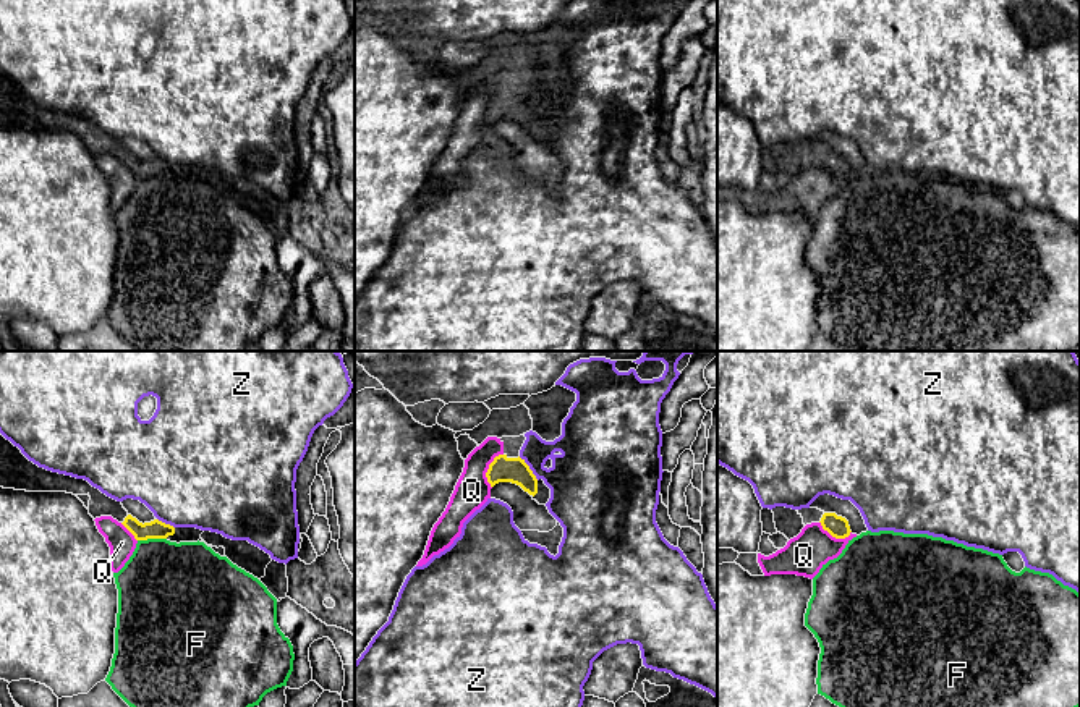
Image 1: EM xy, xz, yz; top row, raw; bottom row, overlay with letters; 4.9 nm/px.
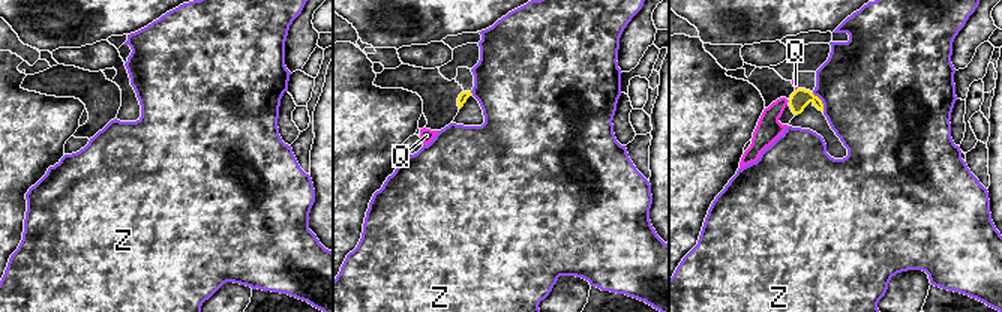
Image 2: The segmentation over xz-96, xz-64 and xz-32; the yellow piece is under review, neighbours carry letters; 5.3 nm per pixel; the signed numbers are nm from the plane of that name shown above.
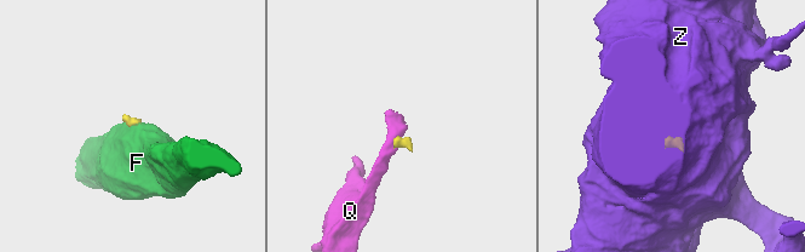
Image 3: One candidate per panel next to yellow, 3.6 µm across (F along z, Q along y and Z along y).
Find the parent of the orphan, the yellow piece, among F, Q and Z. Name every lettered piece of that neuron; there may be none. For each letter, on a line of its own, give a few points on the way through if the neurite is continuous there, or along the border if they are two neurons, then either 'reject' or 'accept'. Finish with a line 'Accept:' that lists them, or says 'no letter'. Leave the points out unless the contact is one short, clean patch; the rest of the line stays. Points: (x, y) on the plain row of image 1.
F: along xy (165, 175), (138, 178) | reject
Q: along xz (502, 91), (494, 96), (486, 110), (486, 118), (491, 125) | reject
Z: along xz (518, 94), (538, 117) | reject
Accept: no letter

